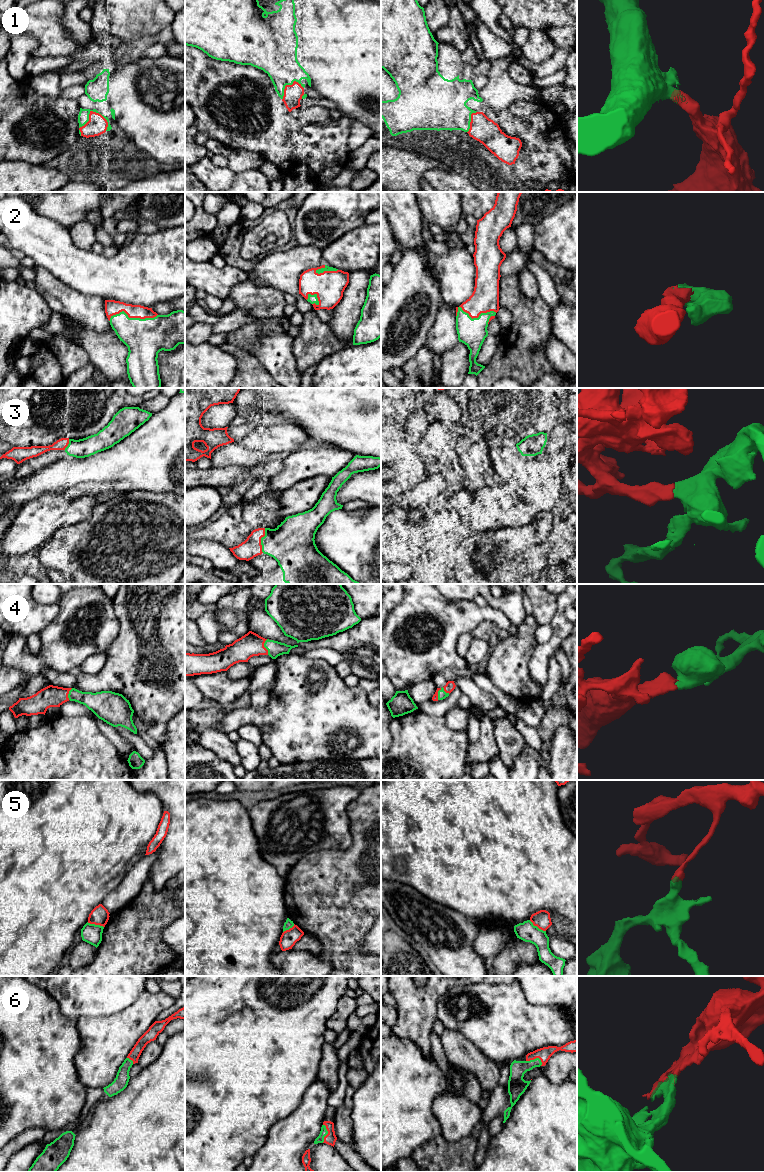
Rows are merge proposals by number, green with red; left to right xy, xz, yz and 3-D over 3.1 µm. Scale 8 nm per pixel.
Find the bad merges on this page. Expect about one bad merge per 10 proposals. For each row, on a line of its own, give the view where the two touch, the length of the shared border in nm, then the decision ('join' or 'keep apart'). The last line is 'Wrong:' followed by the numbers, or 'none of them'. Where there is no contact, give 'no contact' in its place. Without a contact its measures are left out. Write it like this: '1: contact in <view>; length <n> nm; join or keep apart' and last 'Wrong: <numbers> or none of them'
1: contact in xy; length 260 nm; join
2: contact in xy; length 400 nm; join
3: contact in xz; length 200 nm; join
4: contact in xz; length 130 nm; join
5: contact in yz; length 160 nm; keep apart
6: contact in yz; length 140 nm; join
Wrong: 5

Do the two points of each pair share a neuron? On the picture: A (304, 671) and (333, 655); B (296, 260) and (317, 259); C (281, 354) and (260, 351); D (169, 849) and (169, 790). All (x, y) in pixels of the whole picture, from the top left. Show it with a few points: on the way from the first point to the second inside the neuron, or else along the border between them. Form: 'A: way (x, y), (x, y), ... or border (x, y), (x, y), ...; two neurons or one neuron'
A: border (302, 654), (308, 658), (322, 658), (334, 667); two neurons
B: way (301, 259), (312, 259); one neuron
C: way (276, 353), (265, 351); one neuron
D: way (174, 834), (174, 805); one neuron

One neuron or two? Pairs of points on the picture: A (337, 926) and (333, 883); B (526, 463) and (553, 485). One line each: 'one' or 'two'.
A: one
B: one

